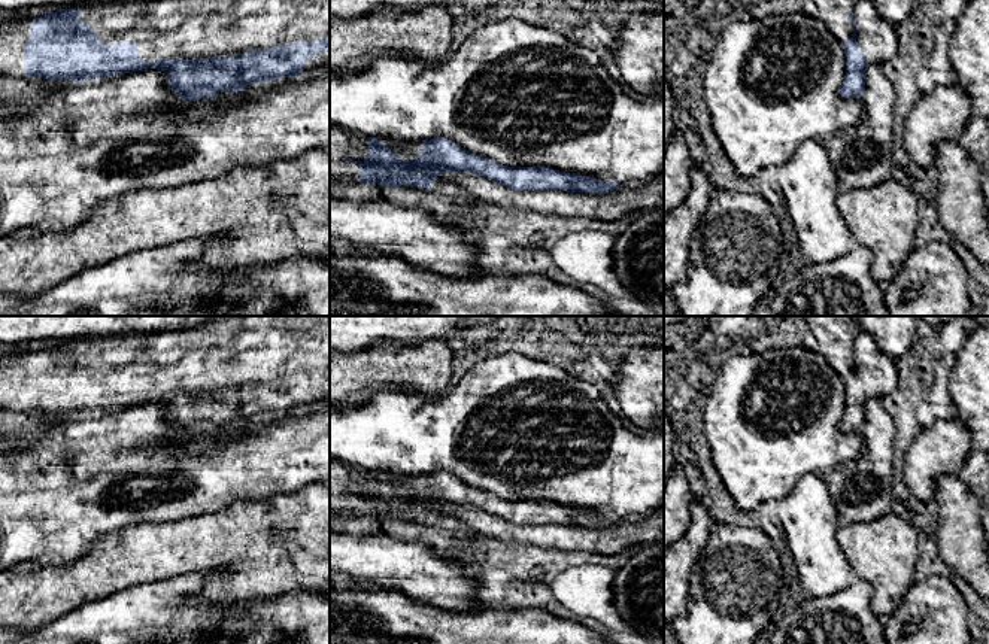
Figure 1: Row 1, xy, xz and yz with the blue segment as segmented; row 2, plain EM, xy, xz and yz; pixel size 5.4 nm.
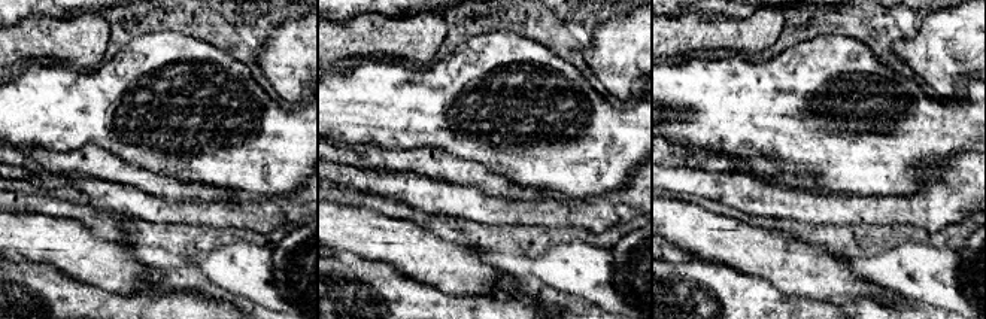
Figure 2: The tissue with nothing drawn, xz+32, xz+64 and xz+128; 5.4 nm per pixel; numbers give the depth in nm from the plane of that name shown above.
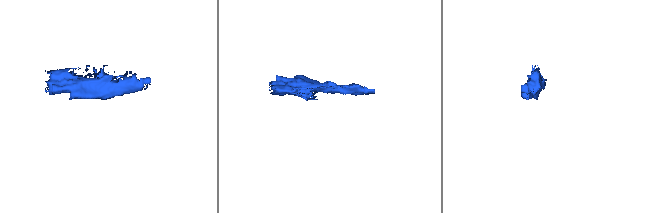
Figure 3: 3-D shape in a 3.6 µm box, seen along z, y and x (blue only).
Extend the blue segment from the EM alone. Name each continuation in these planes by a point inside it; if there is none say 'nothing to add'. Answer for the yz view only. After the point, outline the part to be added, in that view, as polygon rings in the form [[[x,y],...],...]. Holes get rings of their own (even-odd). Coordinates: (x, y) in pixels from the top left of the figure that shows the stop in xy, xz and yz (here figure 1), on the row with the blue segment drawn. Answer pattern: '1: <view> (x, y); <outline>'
1: yz (877, 38); [[[856,0],[853,16],[856,42],[868,64],[883,64],[898,54],[899,39],[895,25],[880,16],[870,0]]]

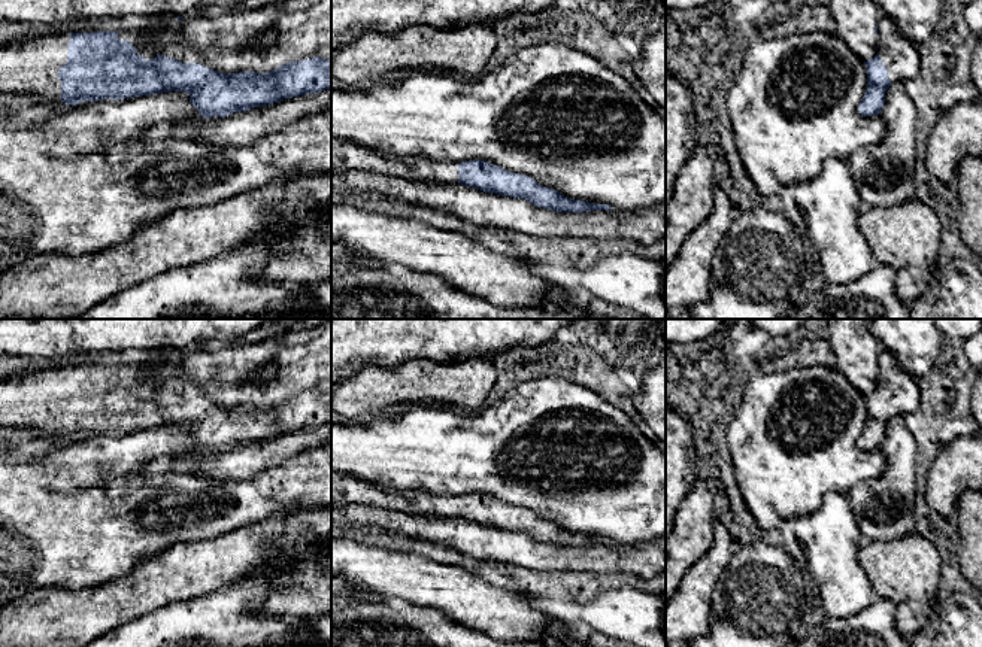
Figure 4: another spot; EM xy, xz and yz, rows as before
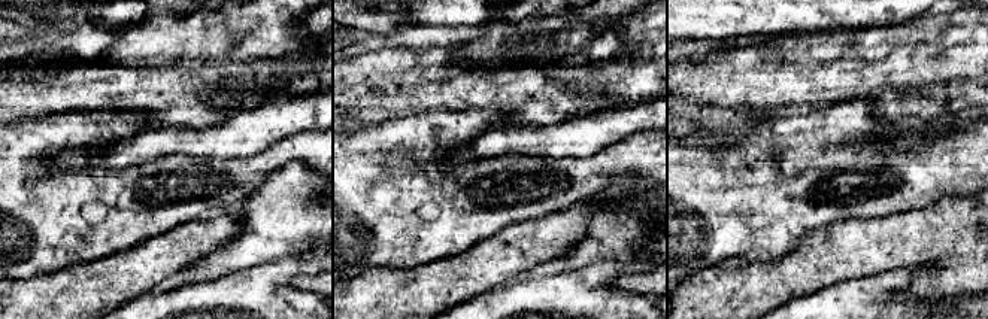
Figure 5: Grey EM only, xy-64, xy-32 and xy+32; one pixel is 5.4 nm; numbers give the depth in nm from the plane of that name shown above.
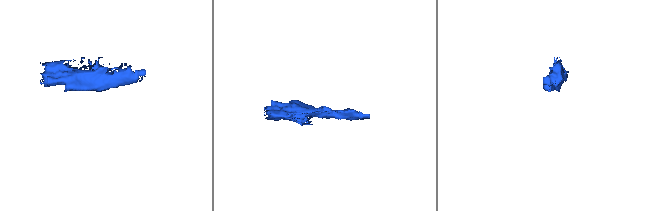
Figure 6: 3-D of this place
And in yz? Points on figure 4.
1: yz (902, 58); [[[886,15],[878,22],[878,42],[876,54],[888,69],[888,78],[892,83],[903,83],[919,75],[921,55],[918,45],[907,40]]]

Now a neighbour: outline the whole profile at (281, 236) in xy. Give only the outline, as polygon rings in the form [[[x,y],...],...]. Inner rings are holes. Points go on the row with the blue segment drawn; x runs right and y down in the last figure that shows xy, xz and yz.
[[[281,225],[269,234],[269,246],[284,246],[291,239],[293,236],[290,234],[290,228],[287,225]]]

